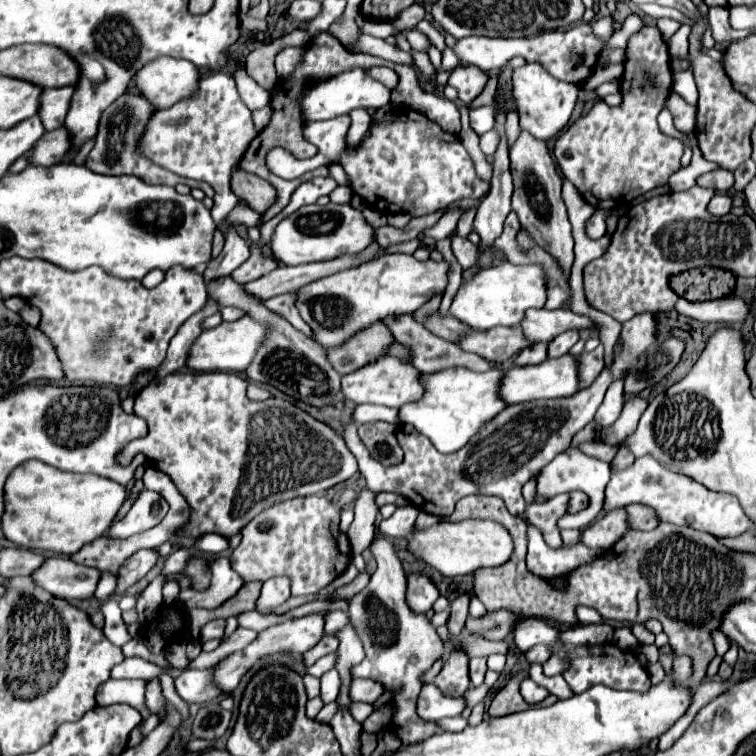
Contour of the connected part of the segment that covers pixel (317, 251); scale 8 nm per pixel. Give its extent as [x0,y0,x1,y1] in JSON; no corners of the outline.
[271,202,377,266]

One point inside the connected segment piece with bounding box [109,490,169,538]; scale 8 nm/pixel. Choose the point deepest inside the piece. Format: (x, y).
(149, 510)

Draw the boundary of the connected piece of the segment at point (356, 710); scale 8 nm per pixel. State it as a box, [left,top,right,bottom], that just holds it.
[349,704,373,722]

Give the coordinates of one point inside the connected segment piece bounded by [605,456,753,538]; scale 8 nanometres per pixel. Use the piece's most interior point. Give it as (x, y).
(678, 499)

